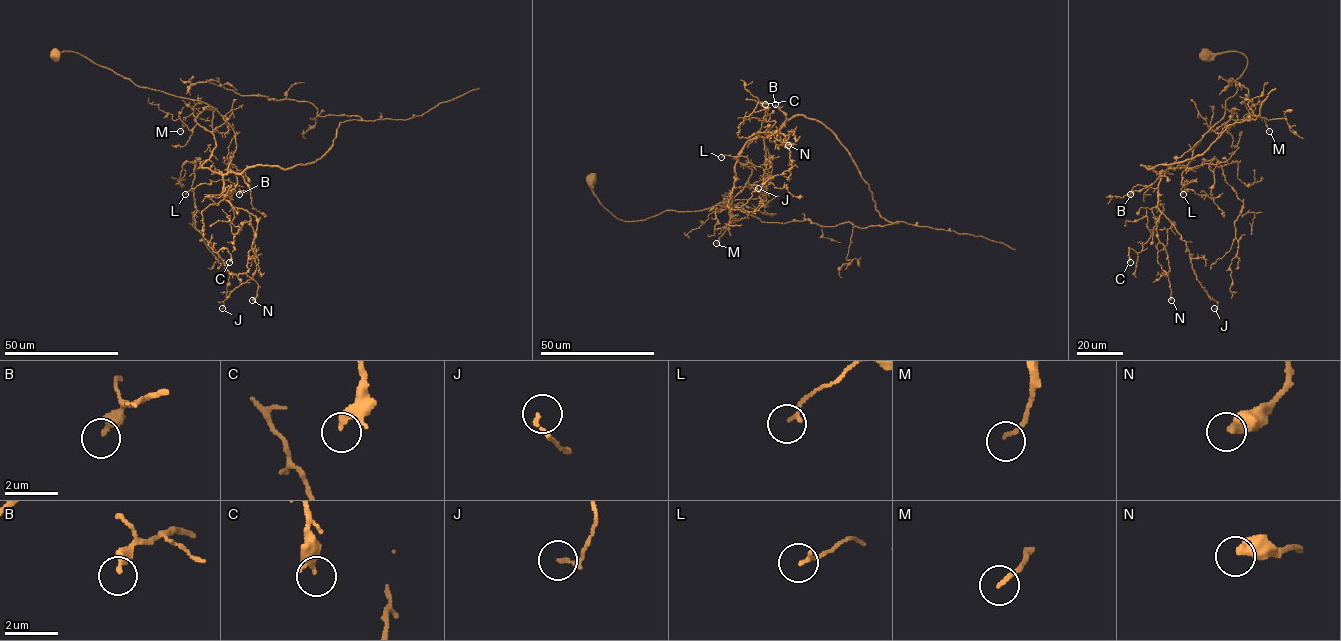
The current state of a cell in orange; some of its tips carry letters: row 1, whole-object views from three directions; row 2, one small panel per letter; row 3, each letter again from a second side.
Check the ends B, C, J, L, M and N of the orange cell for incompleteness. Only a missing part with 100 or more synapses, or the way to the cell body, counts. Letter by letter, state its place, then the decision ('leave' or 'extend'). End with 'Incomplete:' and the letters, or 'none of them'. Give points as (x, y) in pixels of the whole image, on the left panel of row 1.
B: at (239, 194); leave
C: at (229, 262); leave
J: at (222, 308); leave
L: at (185, 194); leave
M: at (180, 131); leave
N: at (252, 300); leave
Incomplete: none of them

